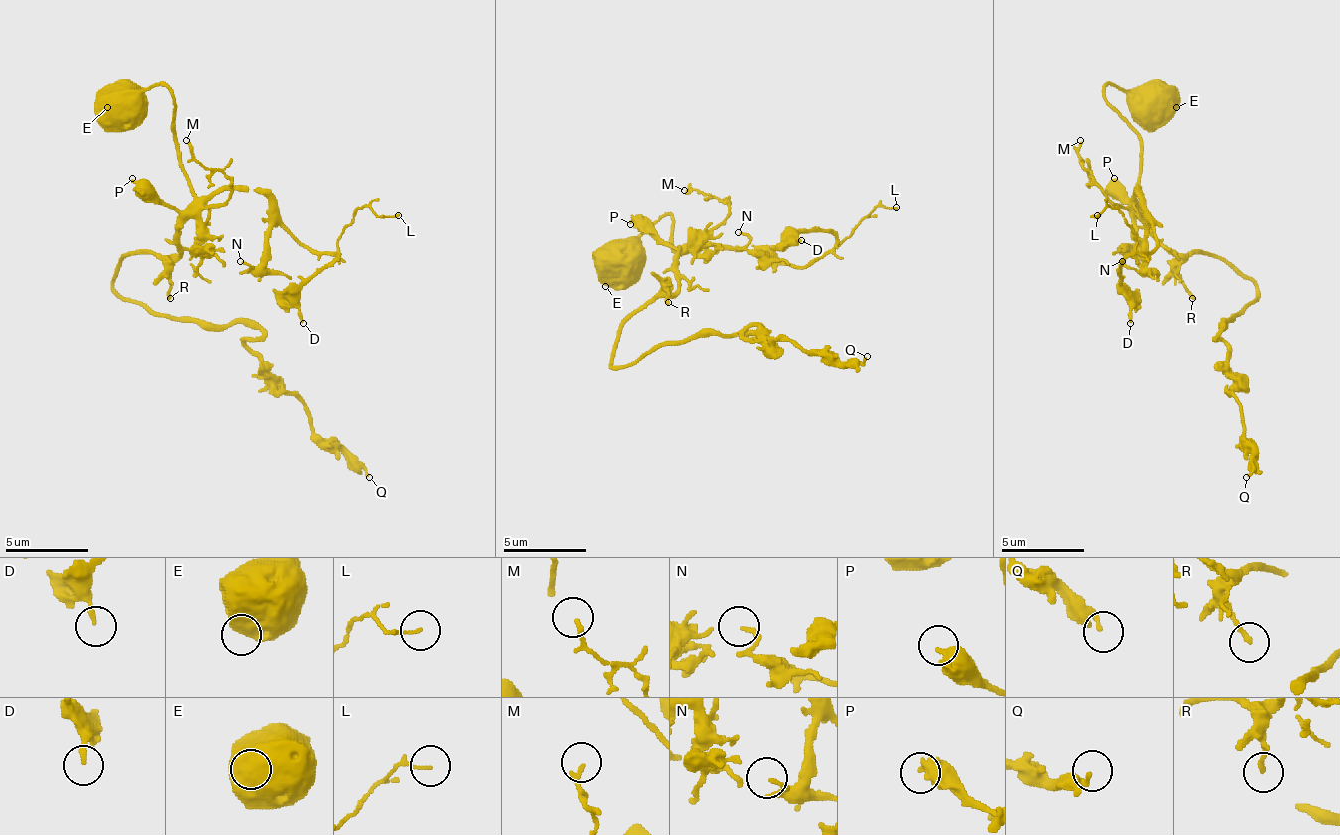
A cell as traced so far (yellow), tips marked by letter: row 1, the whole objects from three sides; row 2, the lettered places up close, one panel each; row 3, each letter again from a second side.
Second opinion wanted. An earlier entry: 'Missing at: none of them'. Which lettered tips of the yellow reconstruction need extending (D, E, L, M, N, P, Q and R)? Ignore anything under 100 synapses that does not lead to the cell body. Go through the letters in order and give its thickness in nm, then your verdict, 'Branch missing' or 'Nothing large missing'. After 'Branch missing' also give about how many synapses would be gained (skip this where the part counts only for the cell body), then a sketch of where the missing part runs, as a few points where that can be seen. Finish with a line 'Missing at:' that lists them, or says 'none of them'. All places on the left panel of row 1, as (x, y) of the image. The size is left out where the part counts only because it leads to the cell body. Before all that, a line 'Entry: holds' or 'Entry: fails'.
Entry: holds
D: Thickness 150 nm. Nothing large missing
E: Thickness 950 nm. Nothing large missing
L: Thickness 100 nm. Nothing large missing
M: Thickness 160 nm. Nothing large missing
N: Thickness 130 nm. Nothing large missing
P: Thickness 440 nm. Nothing large missing
Q: Thickness 220 nm. Nothing large missing
R: Thickness 150 nm. Nothing large missing
Missing at: none of them

